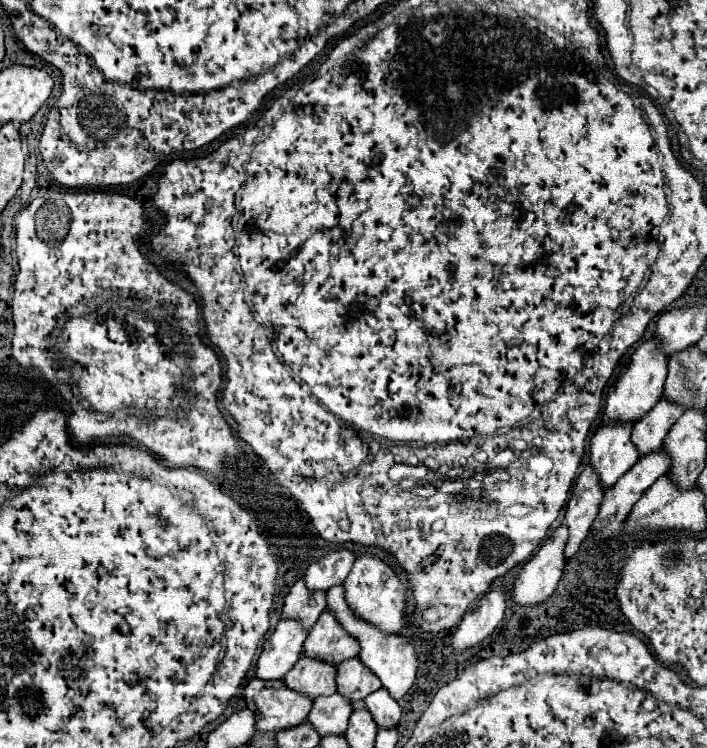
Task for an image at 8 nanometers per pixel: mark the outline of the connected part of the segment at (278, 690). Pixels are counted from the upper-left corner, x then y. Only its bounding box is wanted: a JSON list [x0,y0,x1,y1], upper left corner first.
[245,678,313,732]

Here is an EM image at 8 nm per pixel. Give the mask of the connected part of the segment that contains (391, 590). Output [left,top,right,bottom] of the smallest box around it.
[345,552,409,632]

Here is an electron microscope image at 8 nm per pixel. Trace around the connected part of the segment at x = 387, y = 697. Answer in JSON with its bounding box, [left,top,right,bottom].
[365,688,401,728]

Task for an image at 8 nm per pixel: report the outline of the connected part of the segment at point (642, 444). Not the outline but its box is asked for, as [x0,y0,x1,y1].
[633,396,683,454]

